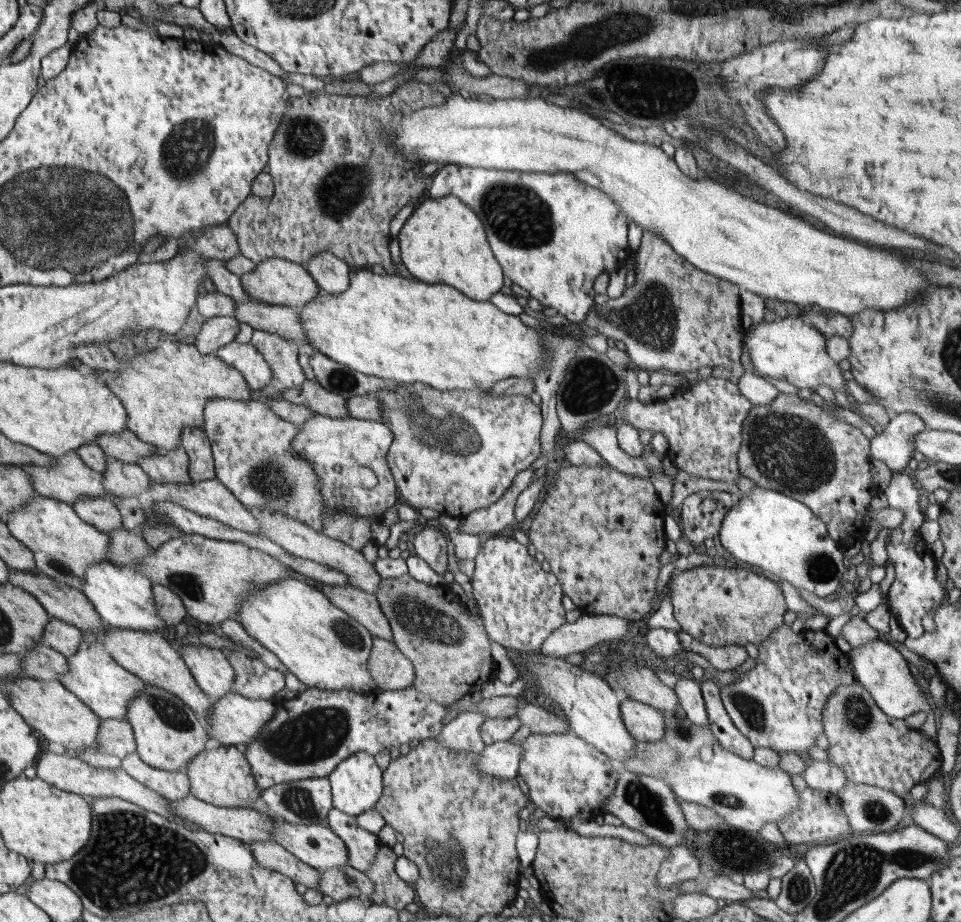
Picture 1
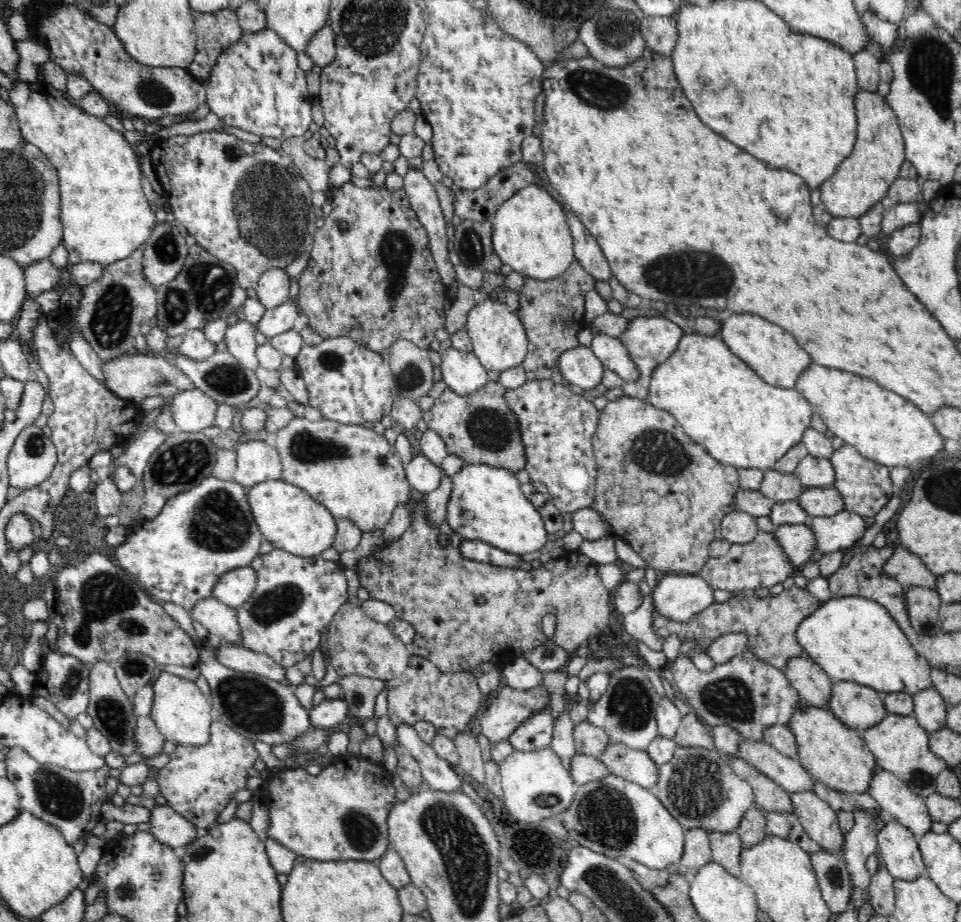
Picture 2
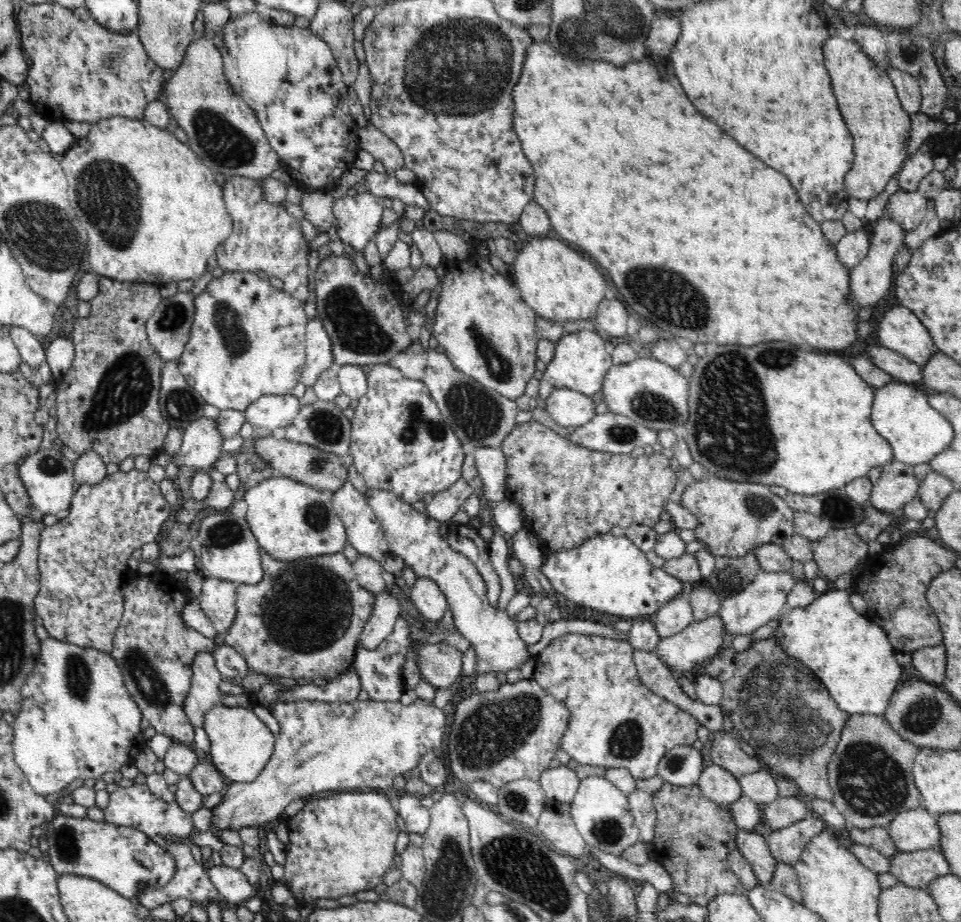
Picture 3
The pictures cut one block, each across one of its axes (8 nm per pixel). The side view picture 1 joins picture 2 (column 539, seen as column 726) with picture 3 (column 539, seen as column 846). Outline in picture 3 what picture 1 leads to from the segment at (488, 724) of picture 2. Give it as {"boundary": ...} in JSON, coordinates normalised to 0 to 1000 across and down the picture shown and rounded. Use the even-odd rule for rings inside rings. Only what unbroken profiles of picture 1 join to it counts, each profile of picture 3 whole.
{"boundary":[[[589,688],[576,692],[558,714],[556,738],[585,761],[593,772],[593,783],[585,800],[585,811],[604,831],[626,833],[651,833],[662,844],[678,844],[685,839],[685,826],[697,811],[720,809],[726,803],[726,787],[730,787],[720,774],[714,774],[703,764],[691,759],[681,748],[668,742],[660,718],[660,701],[651,694],[637,694],[629,690]]]}

